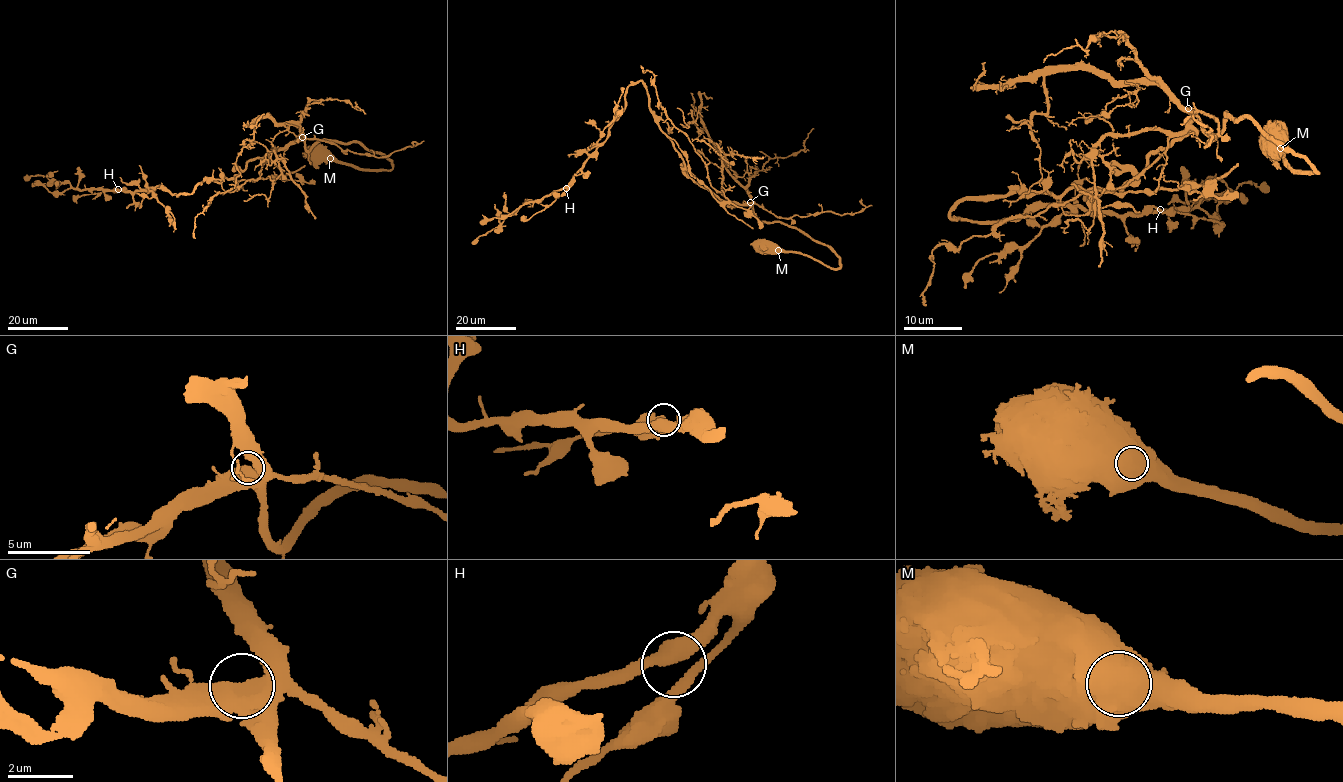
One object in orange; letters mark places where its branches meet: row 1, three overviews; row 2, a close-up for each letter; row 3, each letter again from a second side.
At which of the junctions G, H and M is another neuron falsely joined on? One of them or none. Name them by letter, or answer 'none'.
none

